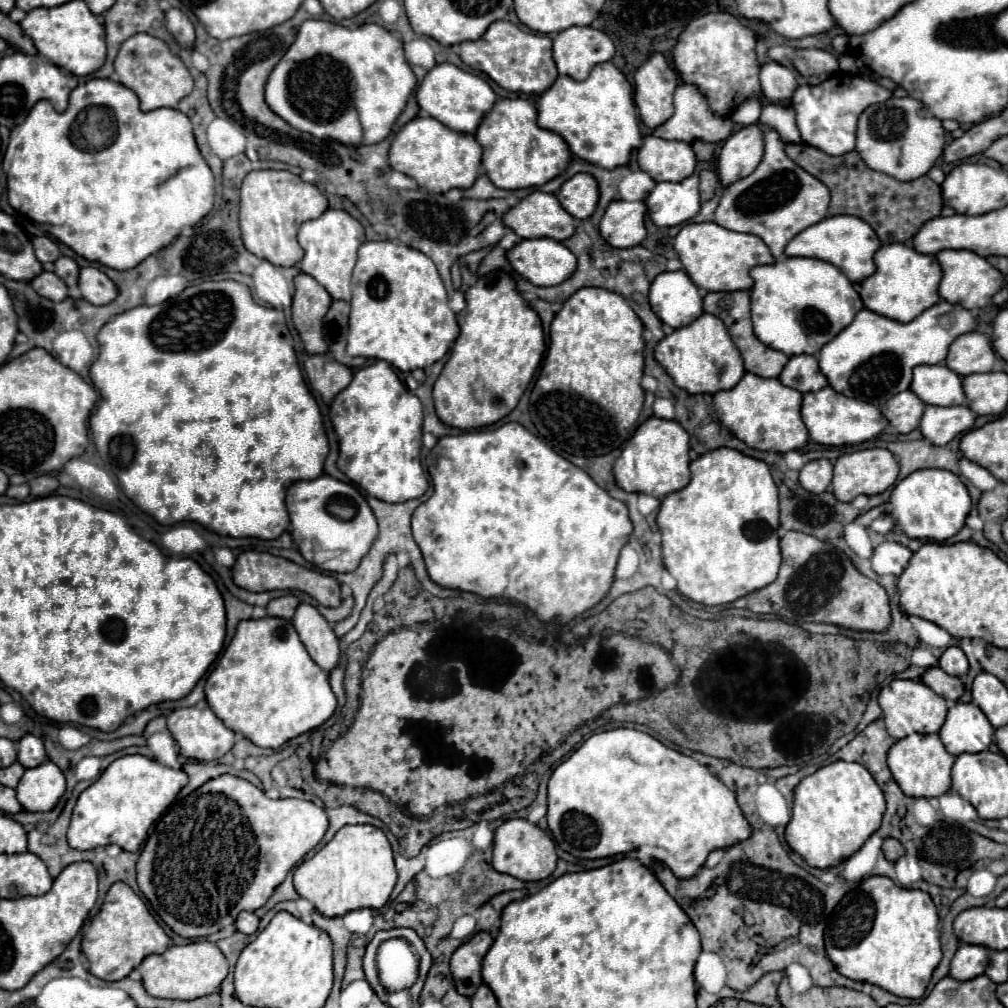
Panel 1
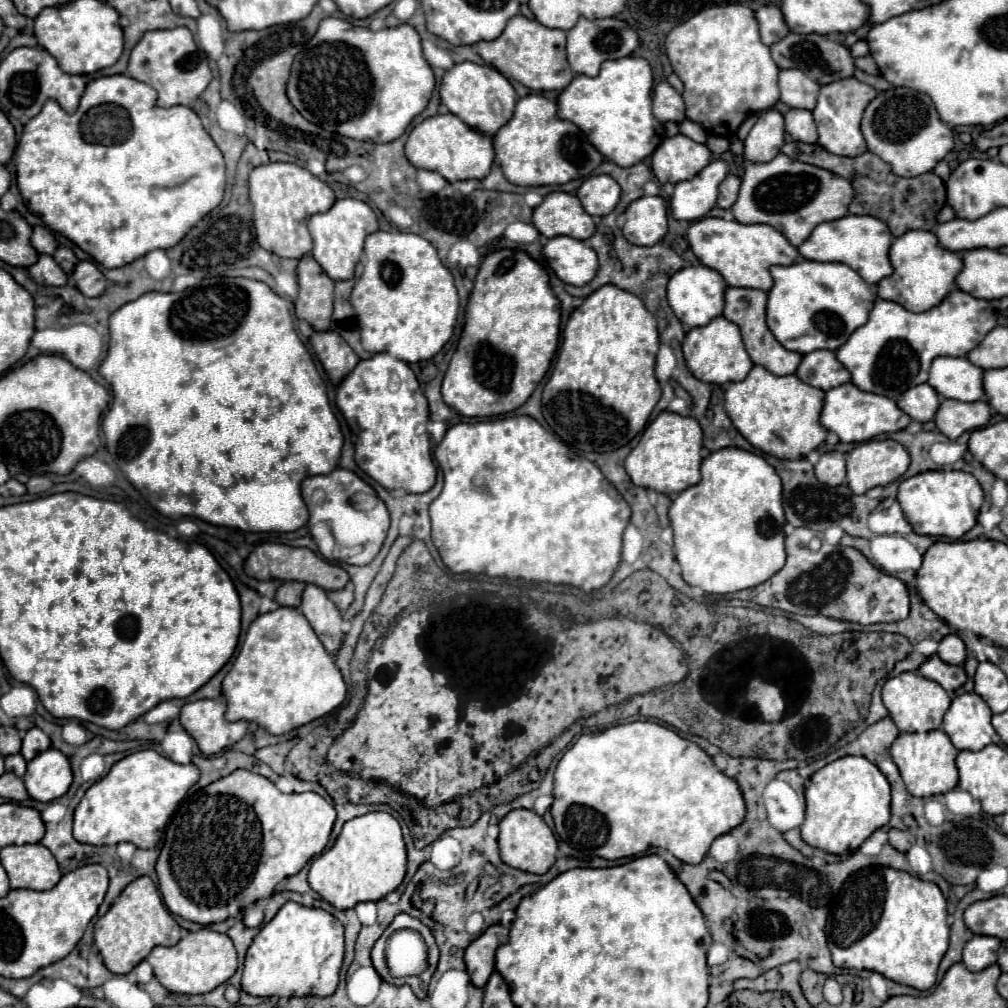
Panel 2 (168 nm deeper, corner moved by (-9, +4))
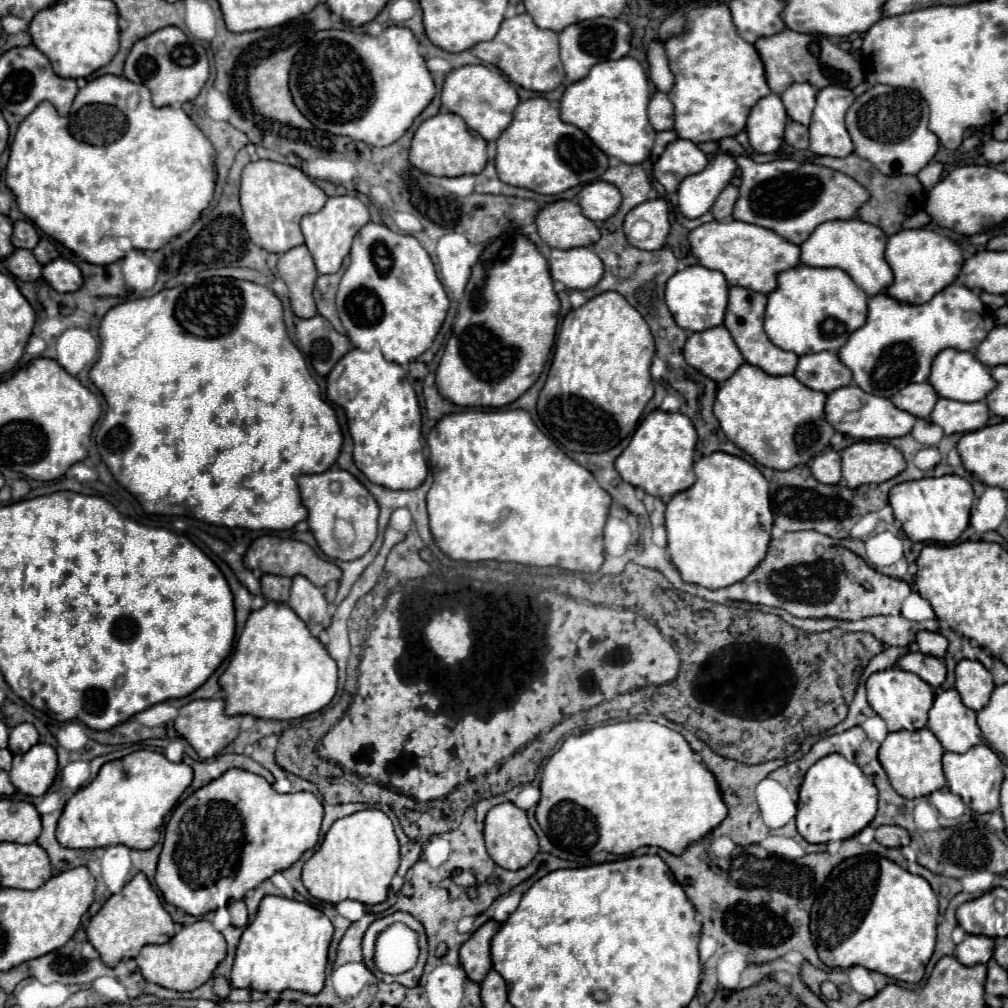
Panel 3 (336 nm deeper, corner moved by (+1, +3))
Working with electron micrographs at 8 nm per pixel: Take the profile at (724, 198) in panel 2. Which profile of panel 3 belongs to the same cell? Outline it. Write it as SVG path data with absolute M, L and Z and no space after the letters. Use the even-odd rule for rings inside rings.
M729 184L729 186L717 196L717 200L715 200L713 208L711 208L711 214L715 216L715 220L725 220L725 218L729 218L729 216L733 214L733 206L735 206L737 198L739 198L739 190Z

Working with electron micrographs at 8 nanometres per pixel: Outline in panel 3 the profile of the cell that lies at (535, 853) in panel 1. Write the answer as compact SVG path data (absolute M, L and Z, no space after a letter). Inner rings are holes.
M513 802L497 804L497 806L493 806L493 808L487 812L483 834L485 834L485 846L487 846L489 856L491 856L499 866L503 866L503 868L507 868L507 870L525 868L525 866L535 858L535 854L539 852L537 836L535 836L533 828L529 826L529 820L527 820L525 810L517 808Z

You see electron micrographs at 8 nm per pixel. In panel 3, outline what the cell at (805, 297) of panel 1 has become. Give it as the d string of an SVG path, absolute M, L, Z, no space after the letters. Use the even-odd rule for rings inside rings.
M801 264L797 268L781 272L777 276L777 284L777 290L767 296L769 302L765 312L765 332L775 346L791 350L797 356L823 350L837 352L849 340L849 336L867 320L867 294L841 268L811 268Z

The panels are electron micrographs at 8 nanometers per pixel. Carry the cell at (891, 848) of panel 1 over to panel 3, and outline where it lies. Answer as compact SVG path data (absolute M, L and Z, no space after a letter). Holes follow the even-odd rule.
M879 826L877 834L875 834L875 840L883 846L901 848L901 846L909 844L909 832L901 826Z

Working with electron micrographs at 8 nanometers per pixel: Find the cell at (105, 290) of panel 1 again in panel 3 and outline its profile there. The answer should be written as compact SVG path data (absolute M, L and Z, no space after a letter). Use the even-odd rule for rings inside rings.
M55 258L43 264L43 280L57 292L75 292L83 286L81 270L65 258Z

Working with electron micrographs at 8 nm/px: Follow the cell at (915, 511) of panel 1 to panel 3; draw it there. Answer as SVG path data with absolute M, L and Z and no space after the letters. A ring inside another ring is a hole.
M941 476L941 478L921 478L913 482L903 482L891 488L889 504L893 516L901 530L911 542L955 542L963 530L969 526L969 512L973 506L973 488L961 476Z

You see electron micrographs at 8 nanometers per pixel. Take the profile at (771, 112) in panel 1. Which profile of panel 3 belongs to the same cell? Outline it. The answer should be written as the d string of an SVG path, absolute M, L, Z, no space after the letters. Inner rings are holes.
M789 122L785 128L785 142L797 150L805 150L809 146L809 130L797 122Z

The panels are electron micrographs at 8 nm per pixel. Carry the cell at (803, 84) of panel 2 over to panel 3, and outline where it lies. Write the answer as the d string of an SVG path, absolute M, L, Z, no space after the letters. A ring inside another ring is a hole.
M793 84L781 94L781 100L793 122L809 126L815 108L815 96L817 96L817 88L809 84Z

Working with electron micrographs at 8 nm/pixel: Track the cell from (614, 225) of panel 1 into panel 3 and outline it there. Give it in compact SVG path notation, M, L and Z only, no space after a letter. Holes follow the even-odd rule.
M657 198L657 200L647 200L641 206L635 206L627 214L623 230L625 230L625 236L627 236L629 244L633 244L635 248L641 248L641 250L659 250L659 248L663 248L665 240L669 236L669 230L671 230L667 200ZM637 222L647 222L651 226L651 232L643 240L637 240L637 238L631 236L631 228Z

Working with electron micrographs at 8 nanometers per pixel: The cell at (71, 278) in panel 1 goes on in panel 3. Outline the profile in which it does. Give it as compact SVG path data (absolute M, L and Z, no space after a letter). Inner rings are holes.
M41 238L39 240L39 244L35 246L35 250L33 250L33 254L35 254L35 258L41 262L41 264L47 264L47 262L51 262L53 258L57 258L59 254L57 254L57 248L53 246L53 242L49 240L49 238Z

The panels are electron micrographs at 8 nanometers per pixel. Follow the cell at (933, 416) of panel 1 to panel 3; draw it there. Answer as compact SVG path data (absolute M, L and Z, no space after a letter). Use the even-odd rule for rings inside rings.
M939 398L937 406L933 408L931 420L943 428L945 434L953 432L973 432L987 424L989 408L985 400L979 402L957 402Z

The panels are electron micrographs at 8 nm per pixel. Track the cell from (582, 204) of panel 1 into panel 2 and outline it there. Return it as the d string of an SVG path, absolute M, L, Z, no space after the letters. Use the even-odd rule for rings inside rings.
M593 175L585 179L579 187L579 201L583 209L593 217L603 217L611 213L619 201L621 187L615 179L607 175Z

